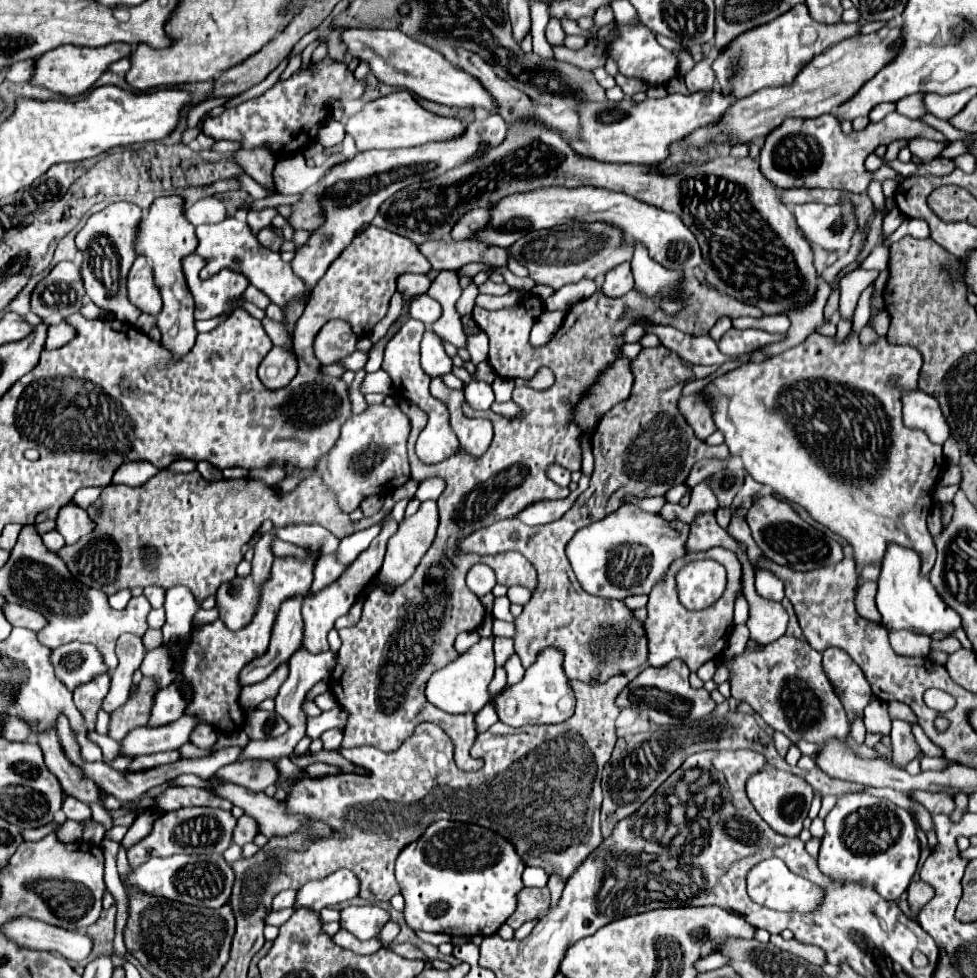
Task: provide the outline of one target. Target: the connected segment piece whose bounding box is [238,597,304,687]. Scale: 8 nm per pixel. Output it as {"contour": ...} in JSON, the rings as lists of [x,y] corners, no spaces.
{"contour":[[[292,597],[290,601],[282,603],[282,609],[278,613],[278,619],[272,629],[270,647],[262,657],[256,657],[240,671],[240,685],[252,685],[260,683],[266,677],[270,677],[282,663],[288,663],[290,657],[300,649],[302,645],[302,617],[300,617],[302,597]]]}

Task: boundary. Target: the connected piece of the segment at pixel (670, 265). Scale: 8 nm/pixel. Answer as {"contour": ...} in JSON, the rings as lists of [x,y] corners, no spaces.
{"contour":[[[546,187],[546,189],[536,189],[530,193],[516,193],[510,197],[504,197],[494,209],[490,211],[490,227],[482,233],[476,235],[476,239],[488,243],[488,245],[498,245],[498,247],[510,247],[516,243],[524,233],[534,231],[534,229],[550,229],[554,225],[564,225],[570,221],[606,221],[612,223],[620,229],[624,229],[630,237],[646,245],[650,257],[660,263],[666,269],[674,271],[692,271],[702,263],[702,253],[700,245],[694,237],[694,233],[682,223],[682,219],[676,213],[662,211],[654,205],[642,203],[626,193],[616,193],[608,189],[598,189],[598,187]]]}

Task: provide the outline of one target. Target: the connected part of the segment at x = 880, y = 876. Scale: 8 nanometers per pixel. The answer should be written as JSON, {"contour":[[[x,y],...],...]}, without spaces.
{"contour":[[[846,793],[838,797],[836,807],[828,813],[824,823],[826,833],[818,855],[822,873],[838,881],[870,883],[890,901],[908,889],[920,859],[920,841],[906,809],[896,807],[888,799],[872,797],[870,793]]]}

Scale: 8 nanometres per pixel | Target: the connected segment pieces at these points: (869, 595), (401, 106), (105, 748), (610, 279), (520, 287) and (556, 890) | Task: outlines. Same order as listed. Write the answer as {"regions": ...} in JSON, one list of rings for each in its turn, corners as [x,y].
{"regions":[[[[860,581],[858,591],[856,591],[856,609],[864,619],[880,623],[880,613],[876,609],[876,583],[874,581]]],[[[404,89],[366,103],[356,115],[350,115],[346,119],[346,135],[350,135],[356,141],[358,151],[402,149],[402,147],[414,147],[430,141],[446,141],[450,137],[458,137],[462,129],[464,125],[460,123],[460,119],[440,117],[426,111],[416,103],[410,91]]],[[[88,731],[88,739],[94,741],[102,753],[104,753],[104,761],[112,761],[118,757],[118,743],[112,739],[112,737],[106,737],[106,735],[100,735],[98,731]]],[[[622,263],[622,265],[618,265],[618,267],[614,267],[614,269],[610,269],[610,271],[606,273],[602,291],[604,291],[608,297],[622,297],[622,295],[626,295],[632,287],[634,287],[634,277],[632,277],[630,263]]],[[[493,267],[491,273],[502,273],[505,282],[510,285],[512,291],[529,293],[536,285],[530,277],[517,277],[507,267]]],[[[552,875],[550,881],[548,881],[548,889],[552,893],[552,907],[554,907],[554,901],[558,901],[558,897],[562,895],[562,889],[564,889],[564,879],[558,877],[558,875]]]]}

